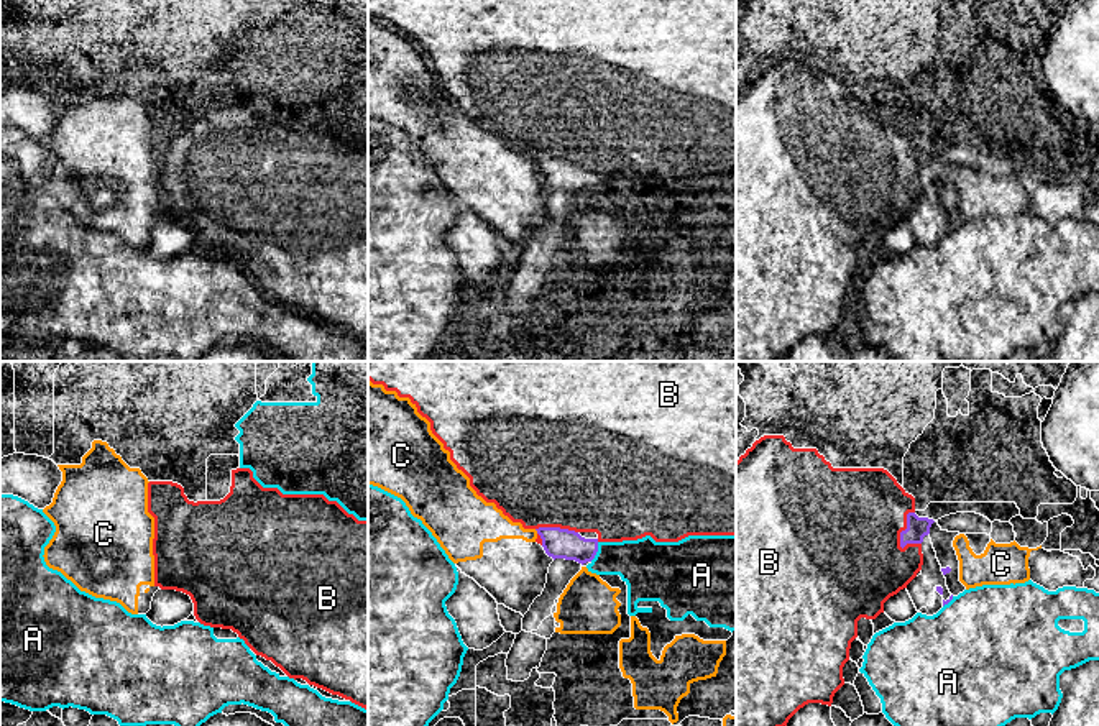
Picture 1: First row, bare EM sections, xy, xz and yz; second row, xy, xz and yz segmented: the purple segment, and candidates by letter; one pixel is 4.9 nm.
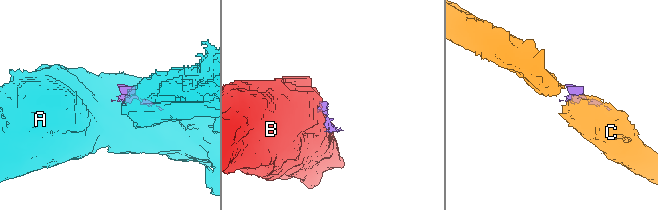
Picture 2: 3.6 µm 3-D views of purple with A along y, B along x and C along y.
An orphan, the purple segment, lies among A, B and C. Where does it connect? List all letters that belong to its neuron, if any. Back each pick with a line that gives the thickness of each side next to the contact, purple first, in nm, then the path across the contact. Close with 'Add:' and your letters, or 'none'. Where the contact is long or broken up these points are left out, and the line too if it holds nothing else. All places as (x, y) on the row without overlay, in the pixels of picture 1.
B: 110 nm thick on the purple side, 460 nm on the other
Add: B

